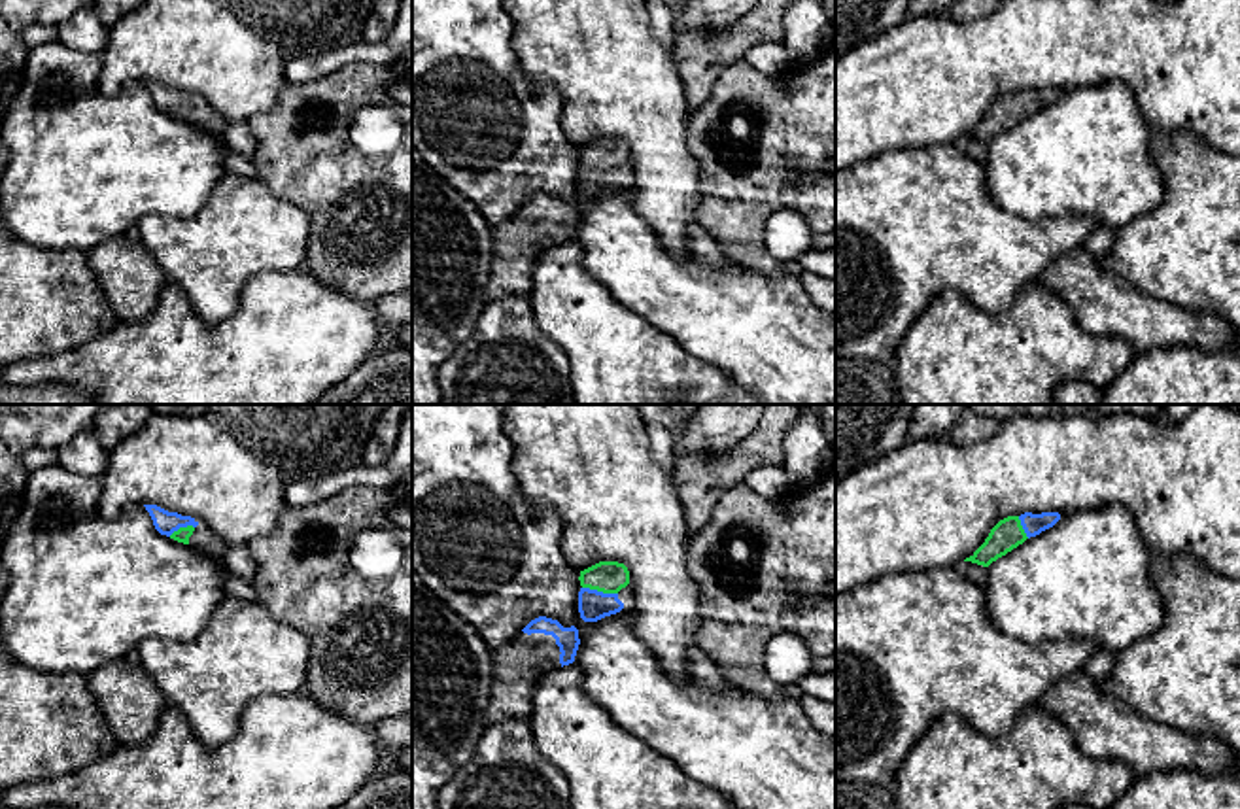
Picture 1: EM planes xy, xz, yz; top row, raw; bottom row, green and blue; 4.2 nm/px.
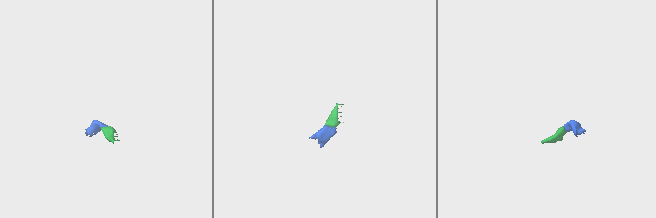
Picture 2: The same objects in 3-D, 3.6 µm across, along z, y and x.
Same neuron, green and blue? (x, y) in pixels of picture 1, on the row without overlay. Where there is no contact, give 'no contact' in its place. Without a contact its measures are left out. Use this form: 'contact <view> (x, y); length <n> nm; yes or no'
contact xz (600, 167); length 160 nm; yes

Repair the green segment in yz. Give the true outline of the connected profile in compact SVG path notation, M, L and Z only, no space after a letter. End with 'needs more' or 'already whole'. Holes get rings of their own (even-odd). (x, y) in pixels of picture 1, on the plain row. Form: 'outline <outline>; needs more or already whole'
outline M1059 89L1008 93L1000 96L985 115L985 119L964 138L989 144L1026 115L1040 112L1060 96Z; needs more

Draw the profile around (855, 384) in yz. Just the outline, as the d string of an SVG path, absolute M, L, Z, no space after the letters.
M835 357L835 404L896 404L896 401L870 363Z

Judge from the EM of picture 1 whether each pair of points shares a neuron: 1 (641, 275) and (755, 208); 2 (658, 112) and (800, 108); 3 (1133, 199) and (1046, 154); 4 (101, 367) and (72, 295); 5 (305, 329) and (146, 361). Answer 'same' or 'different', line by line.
1: different
2: different
3: same
4: different
5: same

